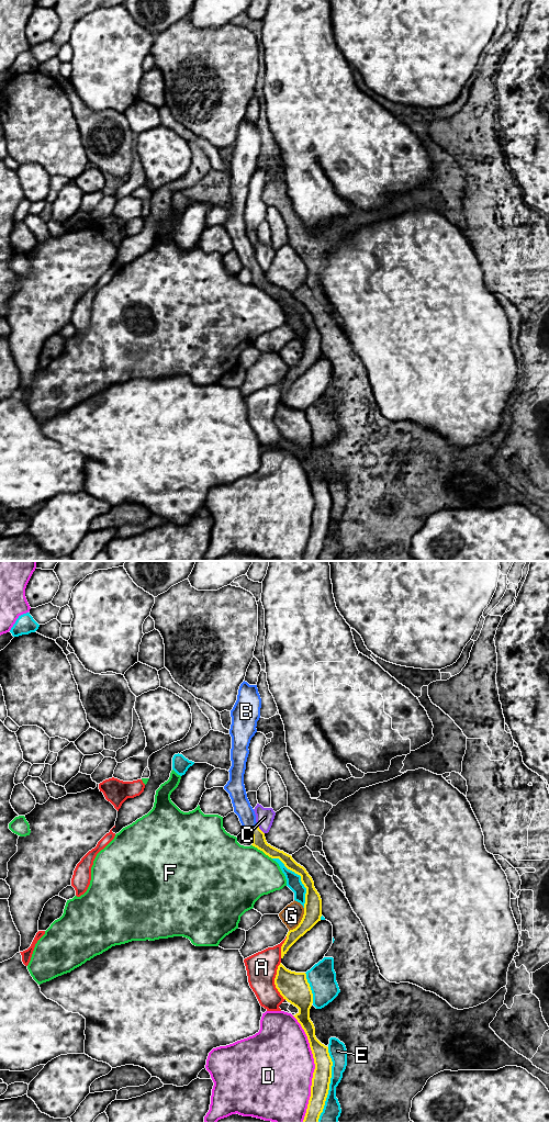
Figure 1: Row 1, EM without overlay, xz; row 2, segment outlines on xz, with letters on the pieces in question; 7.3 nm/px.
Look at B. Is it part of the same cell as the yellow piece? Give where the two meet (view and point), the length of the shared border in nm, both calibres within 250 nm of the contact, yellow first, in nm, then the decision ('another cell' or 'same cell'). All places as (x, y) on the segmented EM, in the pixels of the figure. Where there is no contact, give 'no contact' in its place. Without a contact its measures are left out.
xz (254, 827) | 70 nm | 100/130 nm | same cell

